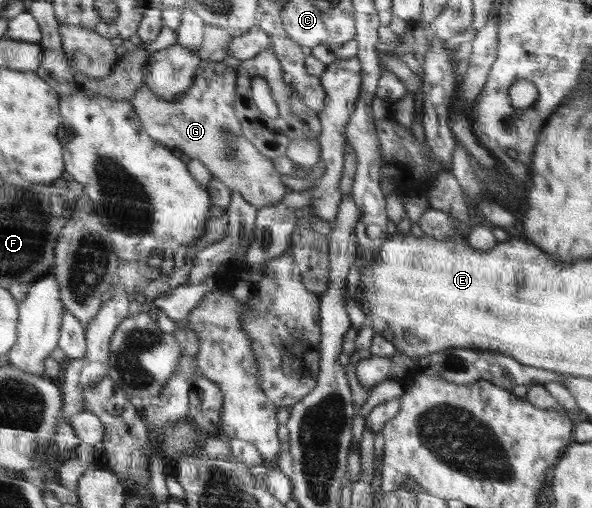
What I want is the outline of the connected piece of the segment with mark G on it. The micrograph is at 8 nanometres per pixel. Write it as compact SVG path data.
M207 61L201 66L192 85L174 103L160 102L154 98L148 89L149 85L142 83L135 97L135 106L140 117L144 131L157 141L158 144L168 148L179 148L192 159L199 159L211 173L212 179L218 178L228 189L240 192L240 195L256 209L268 207L278 203L285 195L288 187L282 182L281 174L274 168L272 160L262 155L242 133L240 120L232 108L236 97L235 81L236 68L230 68L221 62Z

